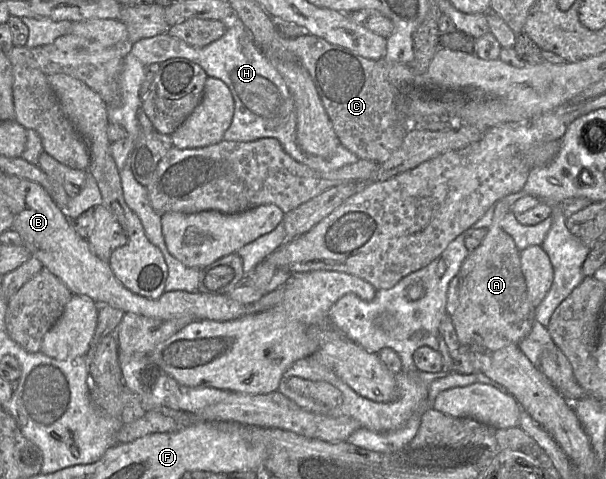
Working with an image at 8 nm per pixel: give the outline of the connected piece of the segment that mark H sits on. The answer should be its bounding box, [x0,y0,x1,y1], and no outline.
[130,20,359,171]

